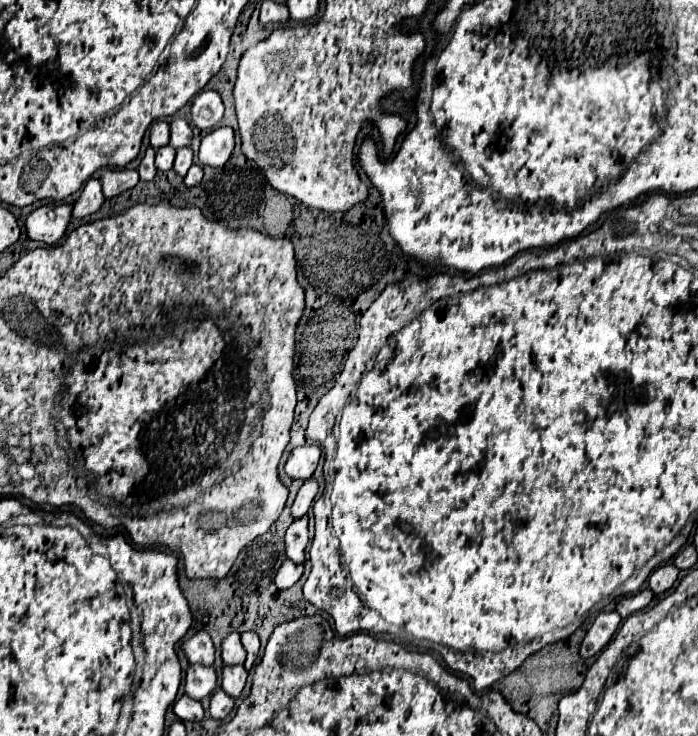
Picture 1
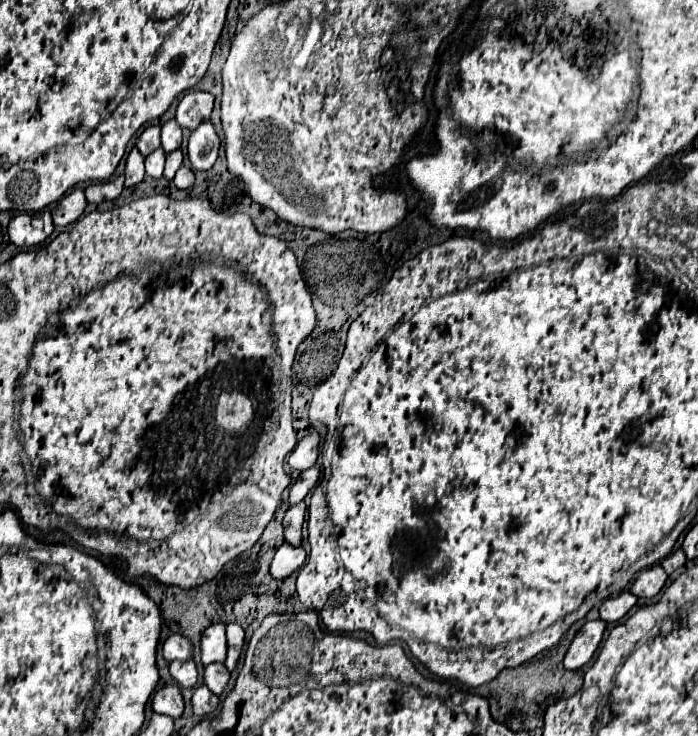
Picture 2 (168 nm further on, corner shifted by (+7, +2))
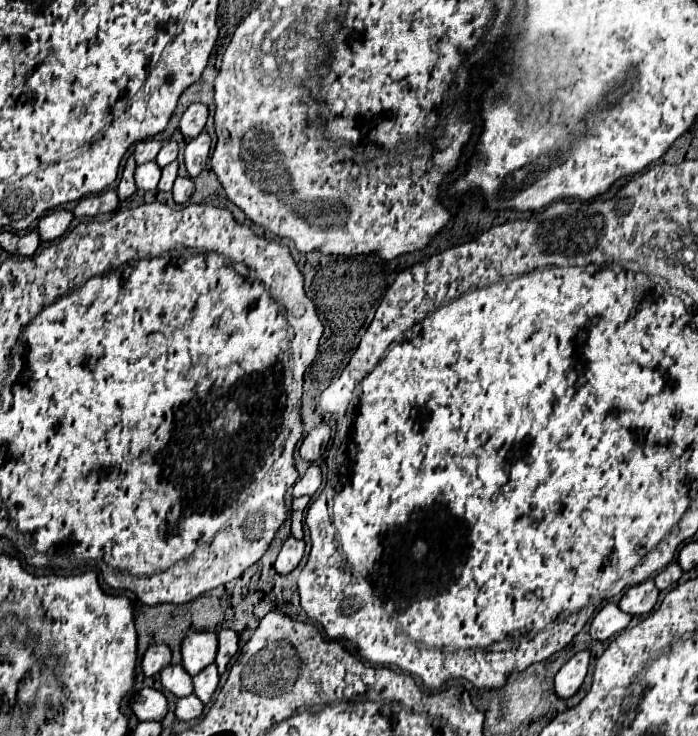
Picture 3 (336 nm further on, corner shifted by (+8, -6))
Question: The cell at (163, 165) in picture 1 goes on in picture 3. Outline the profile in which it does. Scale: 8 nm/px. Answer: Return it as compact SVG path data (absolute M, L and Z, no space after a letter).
M146 162L136 168L136 186L142 190L154 190L160 180L160 166L156 162Z

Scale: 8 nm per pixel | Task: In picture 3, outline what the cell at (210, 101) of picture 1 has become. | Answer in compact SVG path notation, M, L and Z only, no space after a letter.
M190 104L180 118L180 132L190 140L196 138L208 120L208 106L206 104Z

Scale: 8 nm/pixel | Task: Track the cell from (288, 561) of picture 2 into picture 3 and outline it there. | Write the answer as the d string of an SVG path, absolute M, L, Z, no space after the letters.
M290 536L284 542L284 546L276 558L276 564L274 564L276 572L278 574L290 574L300 564L302 556L304 556L304 540L296 540Z

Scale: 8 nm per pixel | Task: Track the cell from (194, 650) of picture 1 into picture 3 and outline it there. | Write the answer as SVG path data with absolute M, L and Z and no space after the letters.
M154 644L146 650L144 658L142 658L142 668L146 676L158 674L164 670L164 666L170 666L172 662L172 650L166 644Z

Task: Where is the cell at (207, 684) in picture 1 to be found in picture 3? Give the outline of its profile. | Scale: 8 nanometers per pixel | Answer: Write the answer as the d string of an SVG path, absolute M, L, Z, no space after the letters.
M166 666L160 672L160 680L164 690L176 694L178 698L182 696L190 696L194 686L192 686L192 676L182 668L182 666Z

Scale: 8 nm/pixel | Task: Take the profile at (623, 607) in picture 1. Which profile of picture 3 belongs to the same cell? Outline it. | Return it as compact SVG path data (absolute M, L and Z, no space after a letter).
M606 604L592 620L590 636L596 640L606 640L618 632L622 632L630 624L632 616L622 612L618 604Z

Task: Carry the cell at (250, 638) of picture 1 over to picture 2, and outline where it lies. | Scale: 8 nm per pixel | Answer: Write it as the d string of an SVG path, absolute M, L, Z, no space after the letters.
M227 624L227 658L225 658L225 666L227 670L235 670L237 660L243 652L245 646L245 632L239 624Z

